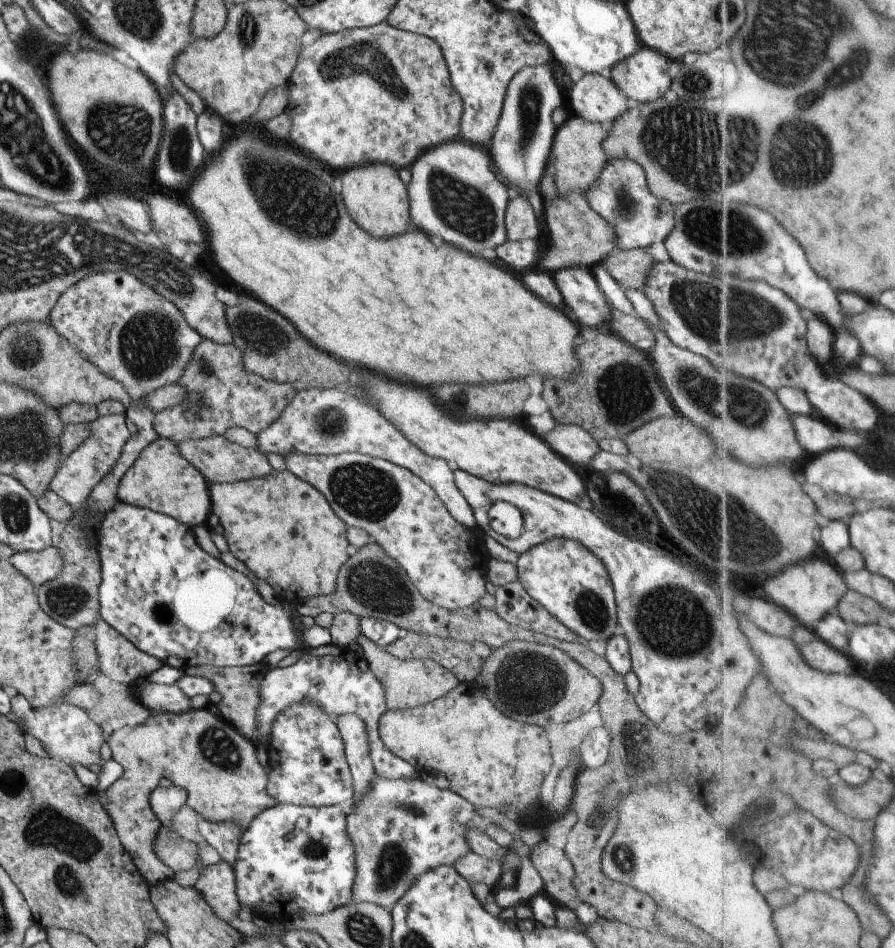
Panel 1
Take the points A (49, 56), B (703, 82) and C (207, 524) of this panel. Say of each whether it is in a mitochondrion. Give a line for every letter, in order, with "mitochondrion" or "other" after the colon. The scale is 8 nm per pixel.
A: other
B: mitochondrion
C: other

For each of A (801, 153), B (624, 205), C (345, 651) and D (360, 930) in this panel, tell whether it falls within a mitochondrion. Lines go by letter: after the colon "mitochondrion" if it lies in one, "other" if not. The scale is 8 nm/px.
A: mitochondrion
B: mitochondrion
C: other
D: mitochondrion

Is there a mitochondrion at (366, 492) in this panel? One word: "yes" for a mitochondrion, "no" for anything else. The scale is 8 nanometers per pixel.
yes

